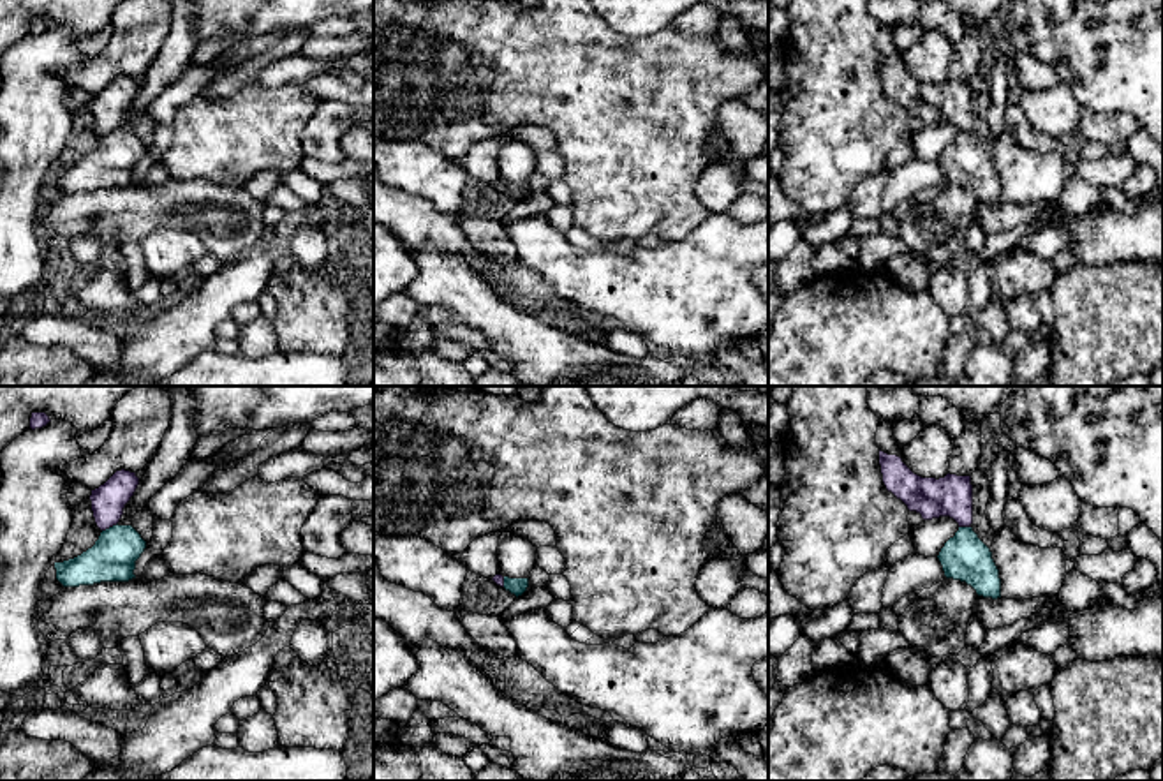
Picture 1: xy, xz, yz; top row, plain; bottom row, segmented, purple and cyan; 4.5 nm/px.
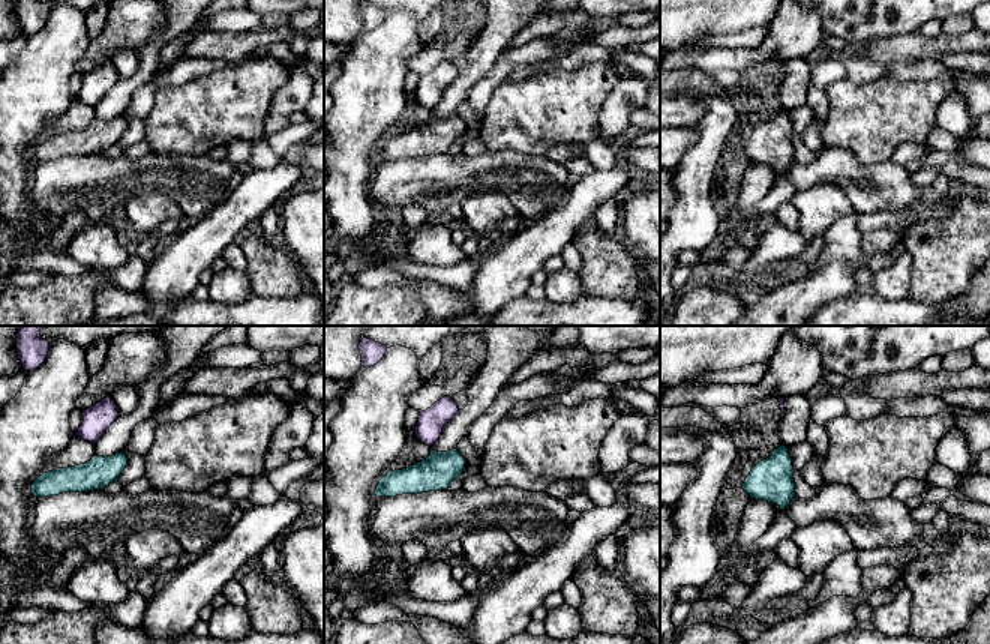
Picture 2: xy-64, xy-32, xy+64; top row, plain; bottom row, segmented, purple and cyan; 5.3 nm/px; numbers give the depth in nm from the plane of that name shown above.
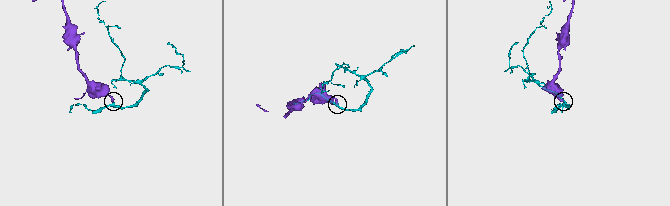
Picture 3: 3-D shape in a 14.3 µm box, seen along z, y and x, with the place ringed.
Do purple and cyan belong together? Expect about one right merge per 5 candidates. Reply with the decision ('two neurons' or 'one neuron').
two neurons

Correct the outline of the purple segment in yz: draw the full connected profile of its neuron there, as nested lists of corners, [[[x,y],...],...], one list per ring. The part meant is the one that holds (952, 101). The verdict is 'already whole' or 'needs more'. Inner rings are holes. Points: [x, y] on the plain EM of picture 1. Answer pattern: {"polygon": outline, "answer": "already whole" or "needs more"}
{"polygon": [[[879,55],[883,88],[888,97],[900,104],[909,116],[923,125],[939,122],[953,123],[959,132],[973,129],[971,81],[946,79],[944,83],[922,83],[915,79],[900,62]]], "answer": "already whole"}

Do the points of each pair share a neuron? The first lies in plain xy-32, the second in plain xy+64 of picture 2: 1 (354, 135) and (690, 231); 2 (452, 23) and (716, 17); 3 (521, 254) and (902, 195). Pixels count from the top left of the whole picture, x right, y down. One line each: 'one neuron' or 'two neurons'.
1: one neuron
2: two neurons
3: two neurons

